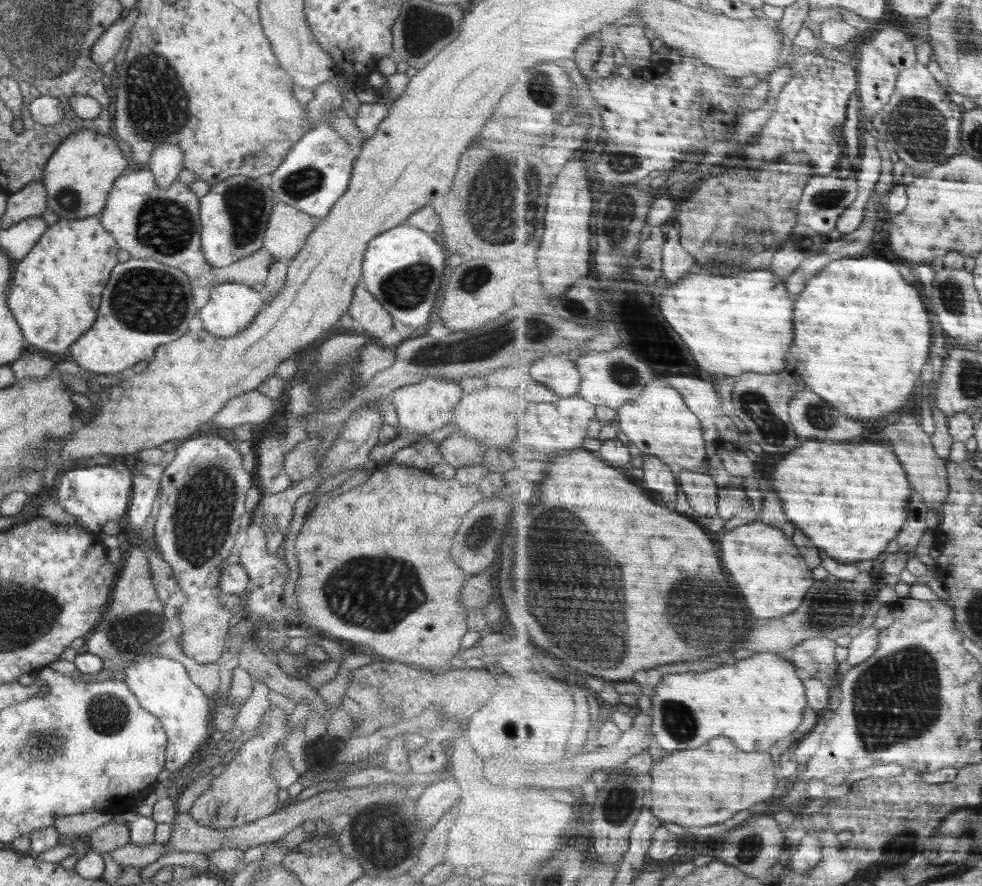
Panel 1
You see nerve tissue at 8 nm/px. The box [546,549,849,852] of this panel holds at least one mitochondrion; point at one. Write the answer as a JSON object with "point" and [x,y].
{"point":[707,620]}

